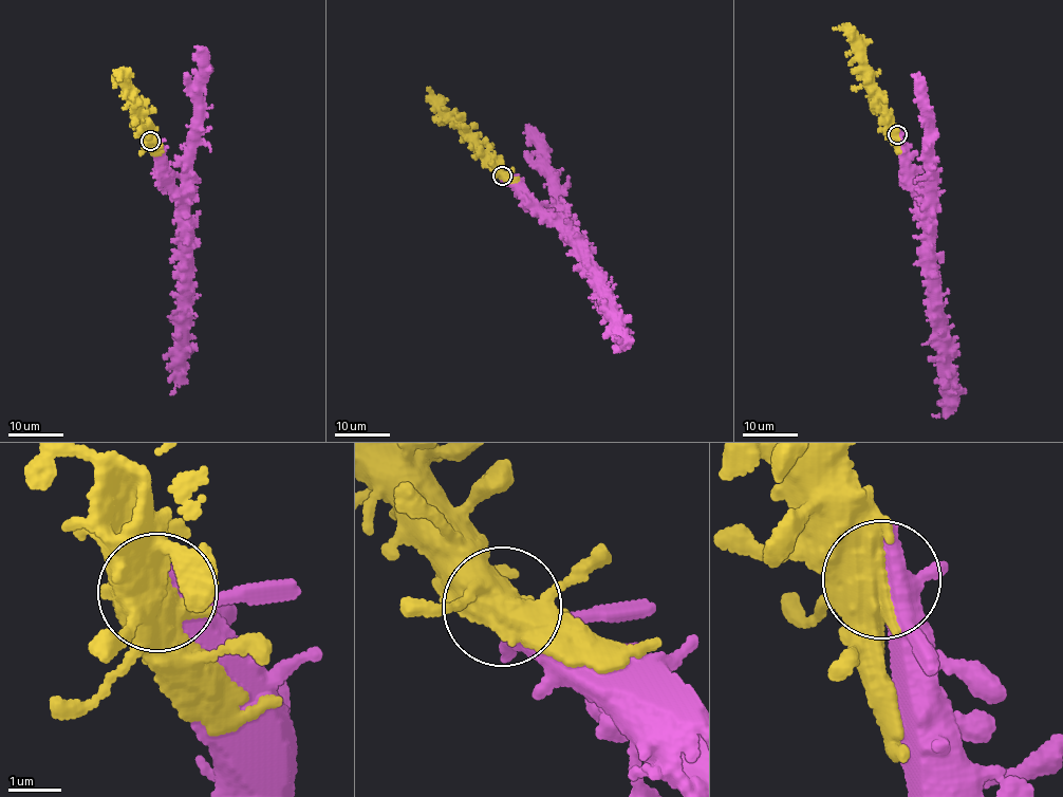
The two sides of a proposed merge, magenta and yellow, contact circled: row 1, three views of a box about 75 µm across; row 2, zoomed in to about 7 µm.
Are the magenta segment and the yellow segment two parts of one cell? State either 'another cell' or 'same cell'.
same cell

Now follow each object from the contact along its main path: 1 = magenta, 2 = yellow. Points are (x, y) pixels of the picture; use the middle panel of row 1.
1: (502, 177), (528, 205), (549, 218), (572, 244), (594, 281), (622, 344), (616, 337)
2: (502, 175), (428, 89)

